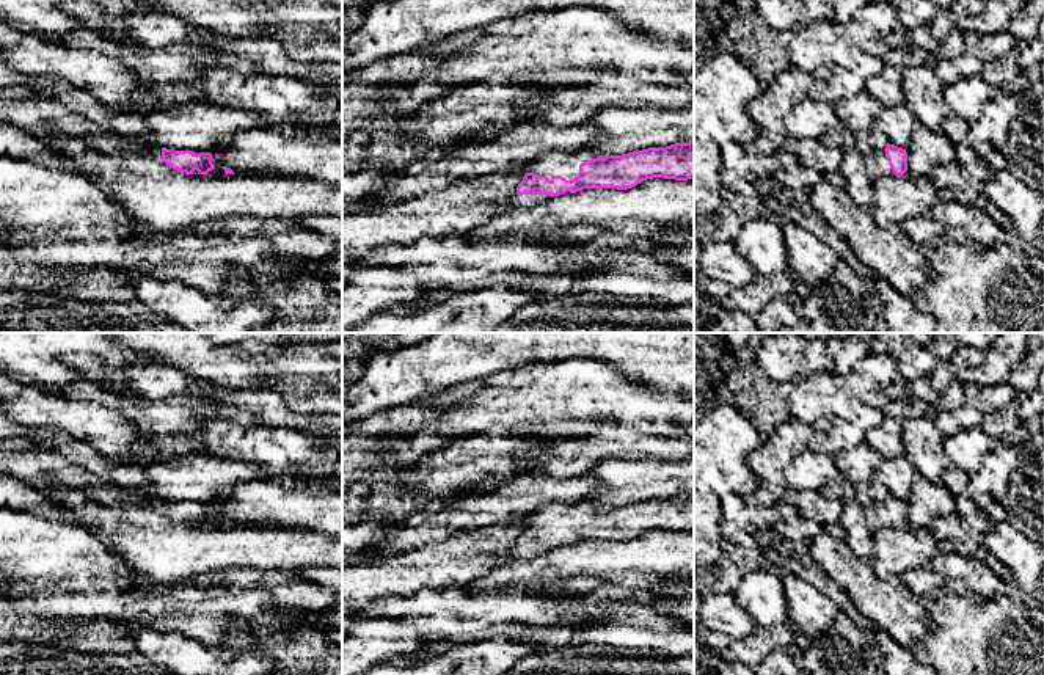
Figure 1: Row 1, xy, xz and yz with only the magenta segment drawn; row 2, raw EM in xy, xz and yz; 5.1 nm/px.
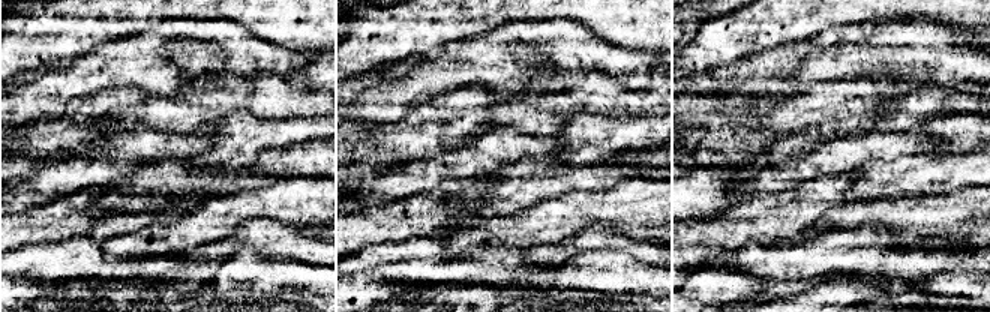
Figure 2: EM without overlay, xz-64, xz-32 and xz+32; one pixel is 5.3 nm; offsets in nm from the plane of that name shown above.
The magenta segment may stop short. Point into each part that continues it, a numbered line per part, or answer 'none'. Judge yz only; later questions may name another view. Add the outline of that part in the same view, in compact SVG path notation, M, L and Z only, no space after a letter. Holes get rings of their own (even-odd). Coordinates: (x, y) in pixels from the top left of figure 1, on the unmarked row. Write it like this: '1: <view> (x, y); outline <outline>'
1: yz (876, 514); outline M876 501L863 507L863 513L873 531L884 529L884 527L895 527L889 516L884 501Z

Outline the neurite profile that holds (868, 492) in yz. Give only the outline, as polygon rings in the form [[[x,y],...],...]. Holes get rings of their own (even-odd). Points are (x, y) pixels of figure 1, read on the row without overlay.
[[[874,479],[860,482],[857,485],[841,480],[838,483],[826,485],[820,493],[829,501],[843,502],[856,498],[863,507],[876,501],[885,501],[890,496],[889,490]]]

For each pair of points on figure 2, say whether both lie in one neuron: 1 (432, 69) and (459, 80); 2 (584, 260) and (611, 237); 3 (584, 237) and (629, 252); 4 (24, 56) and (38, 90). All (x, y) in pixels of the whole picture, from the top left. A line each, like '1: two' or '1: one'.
1: two
2: two
3: one
4: two

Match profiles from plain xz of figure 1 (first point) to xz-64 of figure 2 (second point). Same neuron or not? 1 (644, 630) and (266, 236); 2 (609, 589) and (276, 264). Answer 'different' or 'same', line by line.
1: different
2: different

